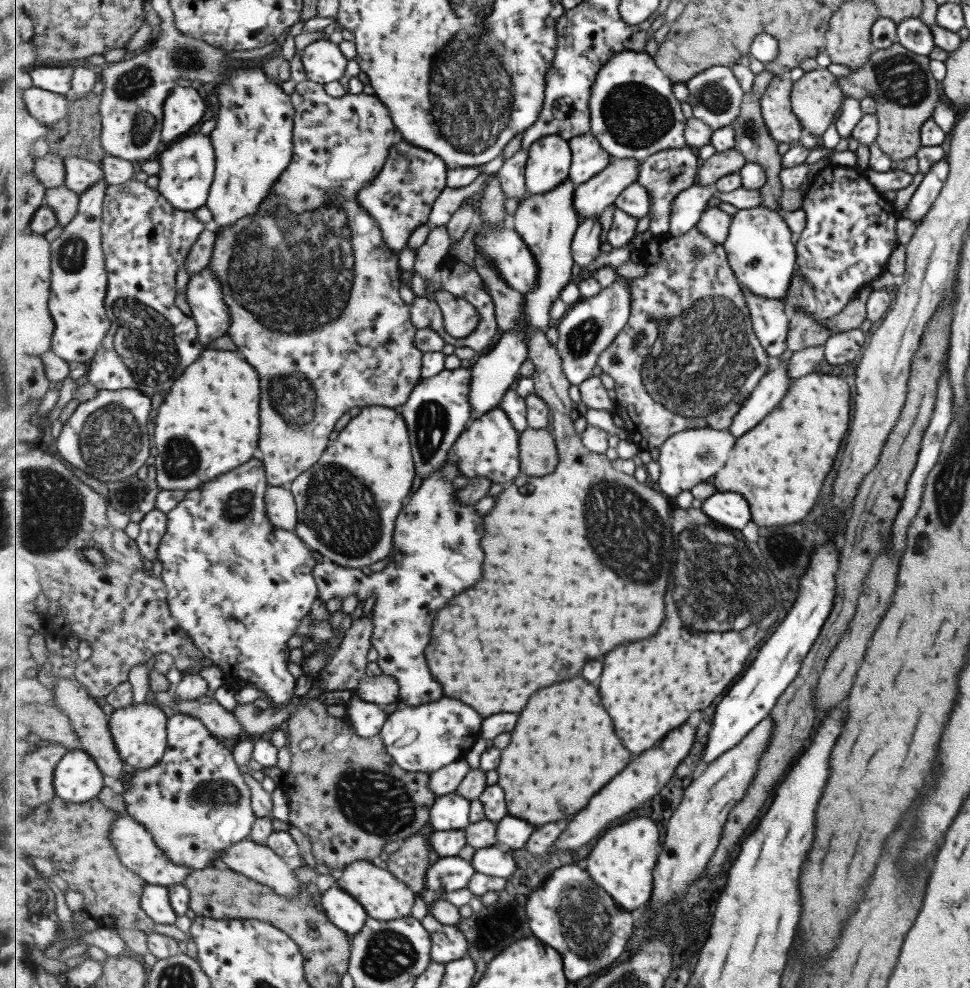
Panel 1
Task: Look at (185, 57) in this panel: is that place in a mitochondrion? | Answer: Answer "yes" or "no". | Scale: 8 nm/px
yes

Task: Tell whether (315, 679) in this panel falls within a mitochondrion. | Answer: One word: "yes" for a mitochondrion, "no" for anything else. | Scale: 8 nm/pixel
no

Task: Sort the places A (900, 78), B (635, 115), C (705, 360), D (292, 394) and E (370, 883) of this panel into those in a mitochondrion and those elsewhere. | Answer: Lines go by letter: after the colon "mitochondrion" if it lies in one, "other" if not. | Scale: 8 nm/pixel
A: mitochondrion
B: mitochondrion
C: mitochondrion
D: mitochondrion
E: other

